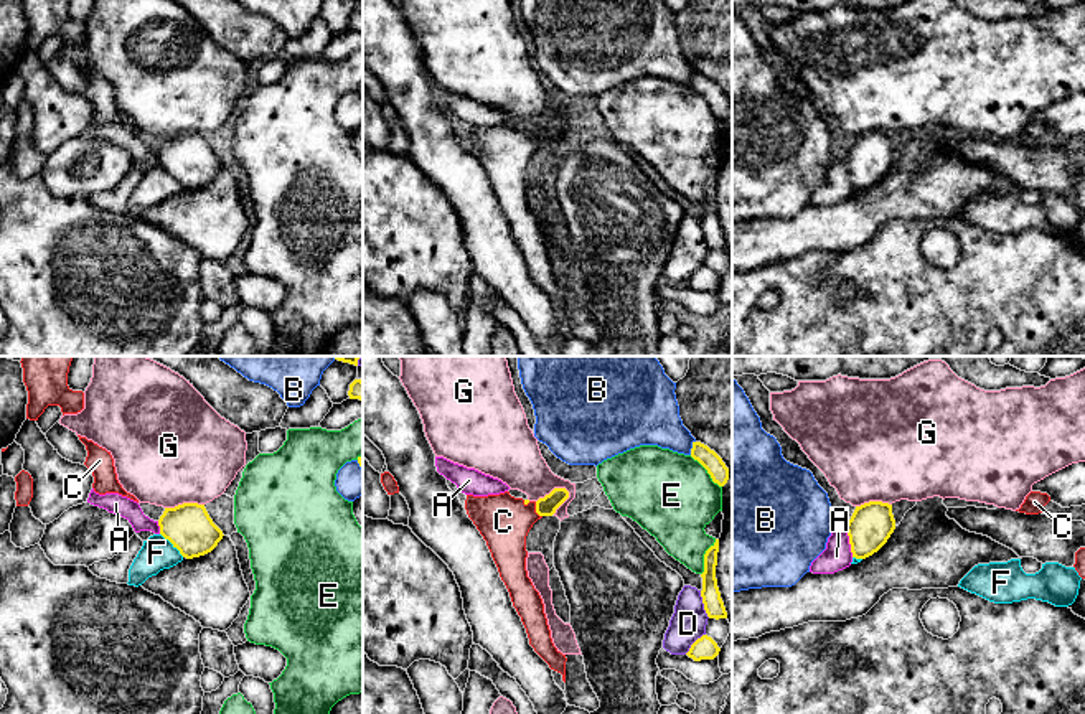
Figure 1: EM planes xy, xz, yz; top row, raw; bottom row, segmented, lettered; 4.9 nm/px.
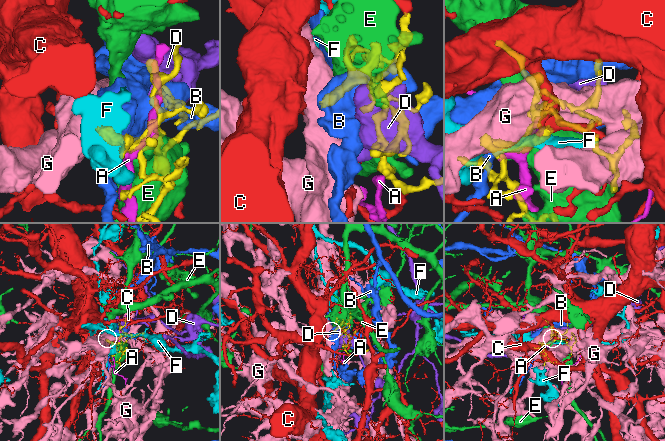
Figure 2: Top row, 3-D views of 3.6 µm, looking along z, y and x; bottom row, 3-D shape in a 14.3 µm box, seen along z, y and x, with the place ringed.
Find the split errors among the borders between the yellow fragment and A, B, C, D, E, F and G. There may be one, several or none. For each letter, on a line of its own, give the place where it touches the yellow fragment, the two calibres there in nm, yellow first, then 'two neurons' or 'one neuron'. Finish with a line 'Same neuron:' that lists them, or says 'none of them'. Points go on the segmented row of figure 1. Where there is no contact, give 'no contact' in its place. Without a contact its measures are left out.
A: yz (850, 541) | 220/140 nm | two neurons
B: xz (693, 447) | 90/280 nm | two neurons
C: xz (536, 510) | 100/260 nm | one neuron
D: xz (703, 602) | 100/170 nm | two neurons
E: xz (708, 472) | 90/420 nm | two neurons
F: xy (172, 543) | 220/160 nm | two neurons
G: xz (554, 488) | 100/260 nm | two neurons
Same neuron: C

